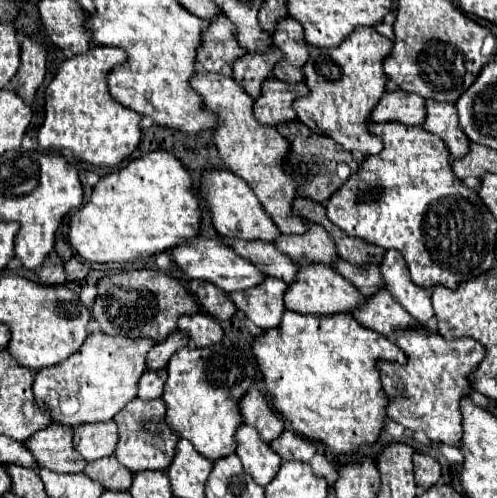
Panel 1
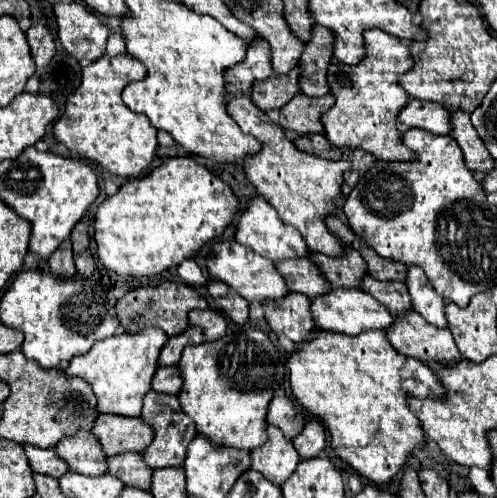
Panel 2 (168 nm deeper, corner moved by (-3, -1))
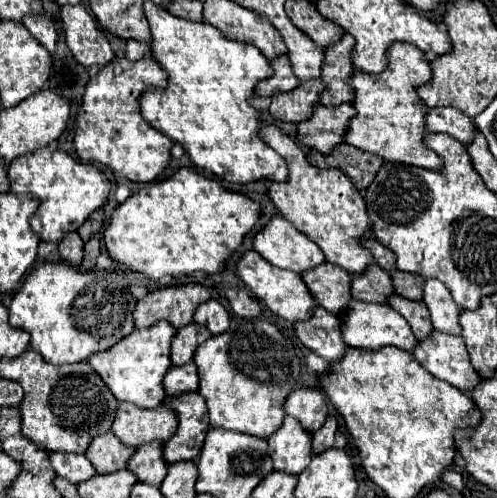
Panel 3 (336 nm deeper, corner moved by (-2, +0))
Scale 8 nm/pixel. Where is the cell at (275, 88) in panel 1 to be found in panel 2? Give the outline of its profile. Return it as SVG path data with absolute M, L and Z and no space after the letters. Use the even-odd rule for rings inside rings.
M298 94L278 112L278 124L284 130L294 130L298 134L324 134L322 116L334 104L334 96L326 94L322 98L310 98Z

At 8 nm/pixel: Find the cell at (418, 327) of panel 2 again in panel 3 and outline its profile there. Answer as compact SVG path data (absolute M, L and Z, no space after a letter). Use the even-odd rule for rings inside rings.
M431 331L427 339L417 341L415 351L411 353L421 367L461 391L471 391L479 381L479 373L473 369L459 335Z

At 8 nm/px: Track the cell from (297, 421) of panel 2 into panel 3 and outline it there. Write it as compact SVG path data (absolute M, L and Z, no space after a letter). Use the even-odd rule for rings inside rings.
M295 389L283 405L285 415L297 417L307 431L317 431L327 417L327 403L319 389Z

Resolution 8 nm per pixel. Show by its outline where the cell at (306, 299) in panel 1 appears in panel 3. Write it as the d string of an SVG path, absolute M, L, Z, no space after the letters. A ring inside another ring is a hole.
M351 299L341 315L341 337L347 345L359 349L379 349L383 345L393 345L409 351L417 343L409 323L393 307L387 303L363 303L359 299Z

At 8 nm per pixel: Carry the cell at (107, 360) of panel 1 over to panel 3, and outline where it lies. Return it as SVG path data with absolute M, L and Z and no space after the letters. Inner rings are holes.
M157 321L151 327L135 329L123 341L115 343L103 353L93 353L87 357L87 363L99 373L103 383L111 389L117 401L133 403L141 409L155 409L165 399L163 375L171 367L169 345L175 335L175 329L167 321Z

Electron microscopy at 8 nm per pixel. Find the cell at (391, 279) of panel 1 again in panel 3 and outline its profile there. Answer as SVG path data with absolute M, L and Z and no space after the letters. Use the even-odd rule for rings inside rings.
M425 279L423 285L423 303L429 309L431 315L431 323L437 331L443 333L451 333L451 335L459 335L461 327L459 327L459 307L455 305L449 289L437 281L437 279Z

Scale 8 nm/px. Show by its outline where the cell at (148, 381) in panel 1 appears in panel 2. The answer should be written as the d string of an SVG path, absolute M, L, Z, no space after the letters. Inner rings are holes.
M160 366L154 374L154 380L152 380L152 390L156 392L166 392L166 394L178 394L180 388L182 388L182 376L180 376L180 370L178 366Z

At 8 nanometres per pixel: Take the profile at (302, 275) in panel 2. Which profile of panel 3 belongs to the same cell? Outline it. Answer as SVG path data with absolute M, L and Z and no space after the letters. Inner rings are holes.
M323 263L323 265L317 265L313 271L309 269L301 277L307 289L311 291L311 295L315 297L315 301L323 309L335 315L343 313L343 309L351 301L351 293L349 293L351 275L337 265Z

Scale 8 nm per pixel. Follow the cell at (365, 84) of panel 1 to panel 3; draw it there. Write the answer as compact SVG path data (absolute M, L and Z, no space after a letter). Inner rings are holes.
M401 41L389 45L385 73L369 75L363 71L353 71L347 83L353 91L351 105L355 107L357 115L349 119L343 137L345 143L365 153L379 155L391 163L407 163L423 169L441 169L443 159L423 145L425 137L423 115L427 107L415 93L415 87L427 83L429 79L431 79L431 69L423 51L415 49L415 45L411 43L401 43Z

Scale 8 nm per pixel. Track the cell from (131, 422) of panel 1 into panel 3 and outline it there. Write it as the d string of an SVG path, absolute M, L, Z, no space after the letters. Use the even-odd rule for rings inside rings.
M191 391L175 397L165 397L163 405L171 409L179 421L173 437L163 443L165 463L195 461L209 429L209 417L203 397L197 391Z

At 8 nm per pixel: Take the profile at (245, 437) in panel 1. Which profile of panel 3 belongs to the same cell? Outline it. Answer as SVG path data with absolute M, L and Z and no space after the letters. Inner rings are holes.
M285 417L283 425L267 439L275 471L299 475L311 461L311 433L295 417Z

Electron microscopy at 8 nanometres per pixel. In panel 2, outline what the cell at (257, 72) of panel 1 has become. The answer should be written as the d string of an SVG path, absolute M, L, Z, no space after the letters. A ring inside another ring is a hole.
M294 68L288 76L274 76L264 82L256 82L252 88L252 100L262 112L280 110L284 104L288 104L298 92L300 92L300 68Z

